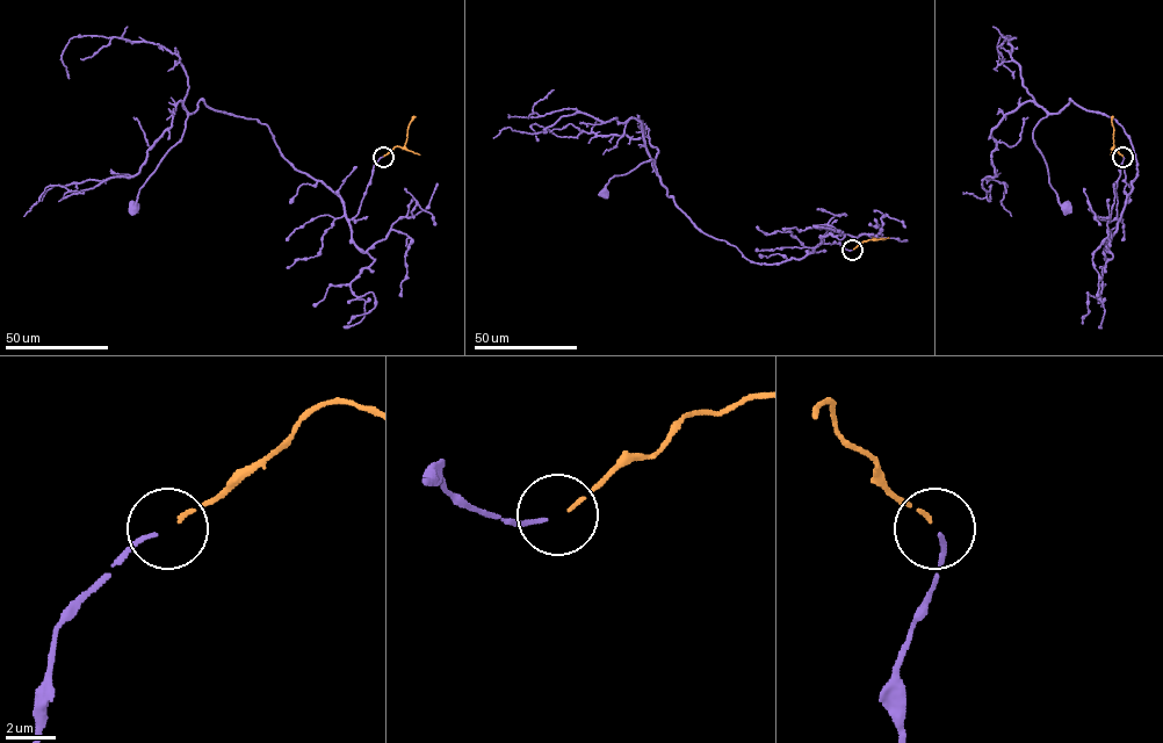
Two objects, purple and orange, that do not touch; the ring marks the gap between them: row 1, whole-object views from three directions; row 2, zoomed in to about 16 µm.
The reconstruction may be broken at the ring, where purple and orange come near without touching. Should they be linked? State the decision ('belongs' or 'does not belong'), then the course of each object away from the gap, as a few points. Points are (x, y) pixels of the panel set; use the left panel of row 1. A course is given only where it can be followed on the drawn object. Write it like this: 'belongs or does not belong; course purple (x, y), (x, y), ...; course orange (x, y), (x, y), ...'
belongs; course purple (382, 157), (349, 219), (342, 200), (297, 171), (265, 124), (200, 100), (135, 208); course orange (383, 156), (395, 146), (404, 146), (407, 127), (414, 116)

